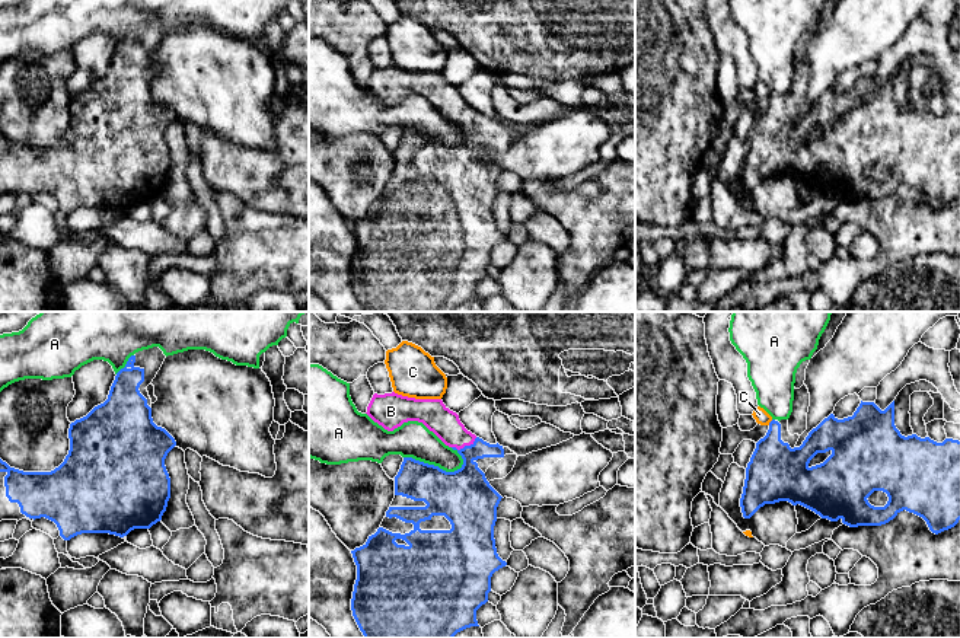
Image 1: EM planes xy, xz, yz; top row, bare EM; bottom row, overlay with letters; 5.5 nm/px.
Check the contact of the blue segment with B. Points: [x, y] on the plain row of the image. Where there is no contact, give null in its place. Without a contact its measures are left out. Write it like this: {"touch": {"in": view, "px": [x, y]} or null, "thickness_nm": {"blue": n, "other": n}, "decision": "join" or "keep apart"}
{"touch": {"in": "xz", "px": [465, 120]}, "thickness_nm": {"blue": 260, "other": 160}, "decision": "join"}

